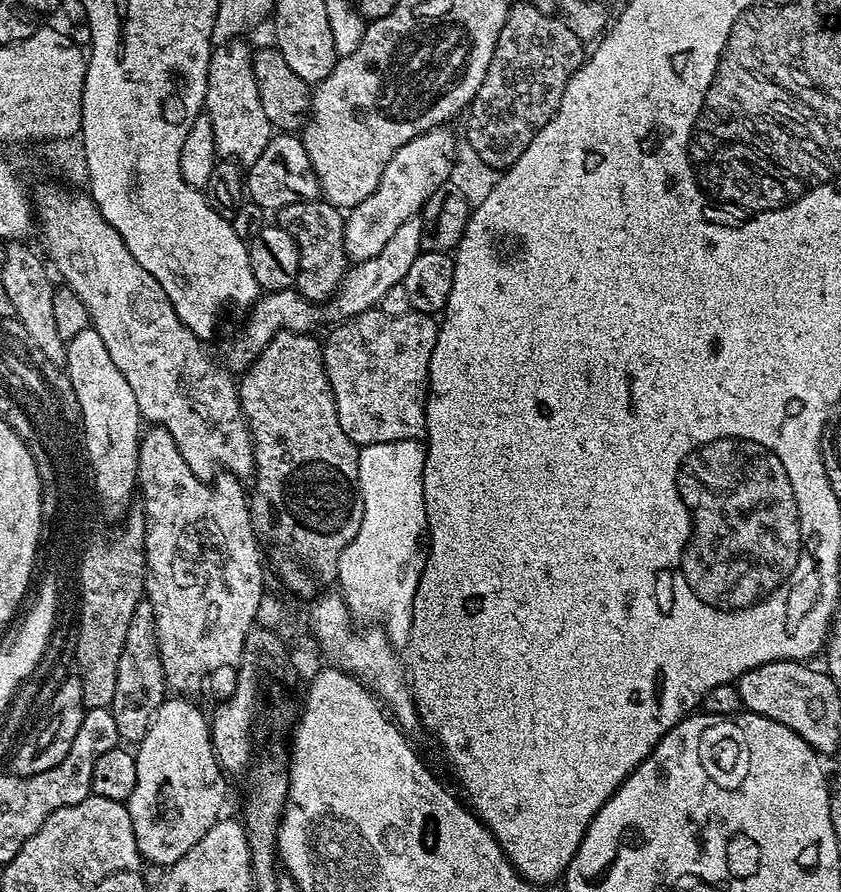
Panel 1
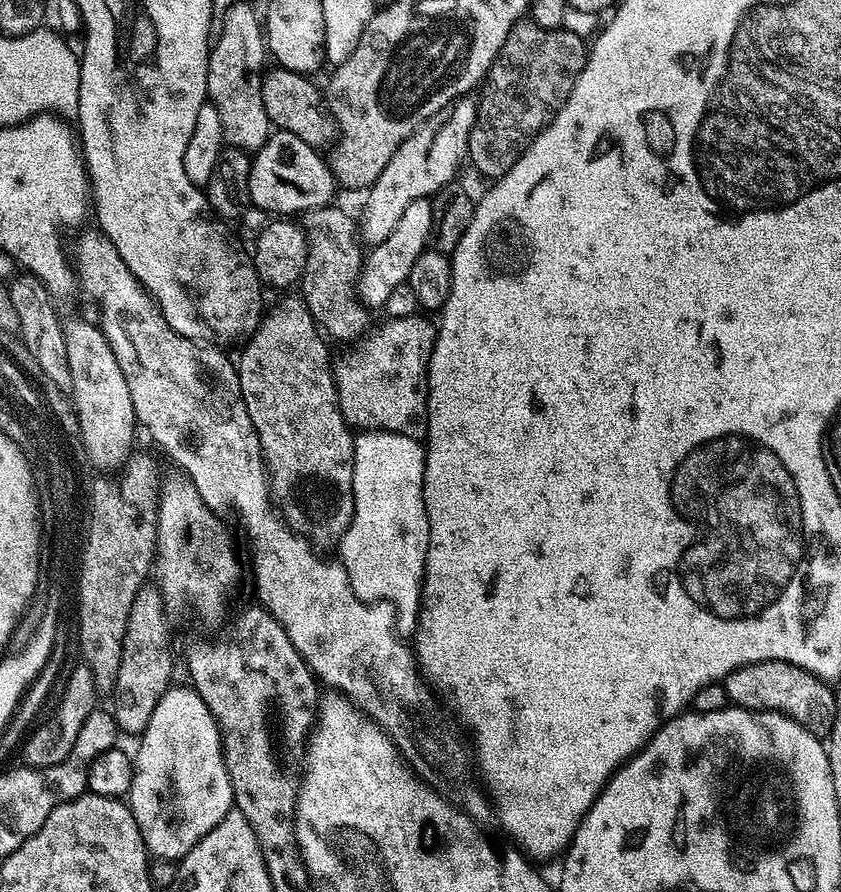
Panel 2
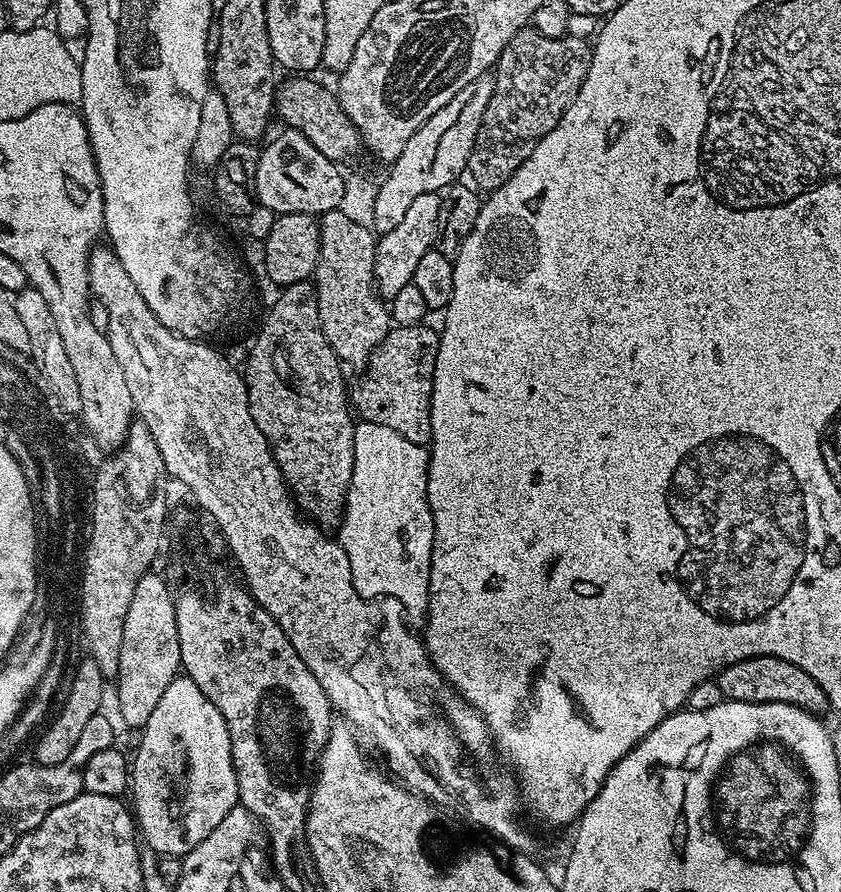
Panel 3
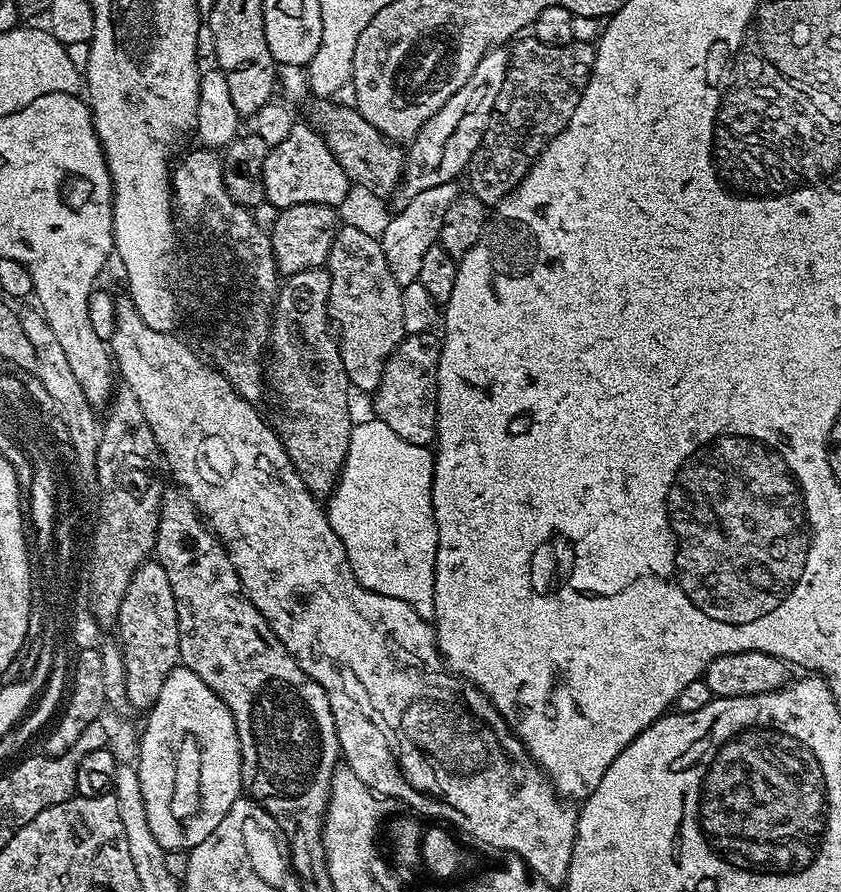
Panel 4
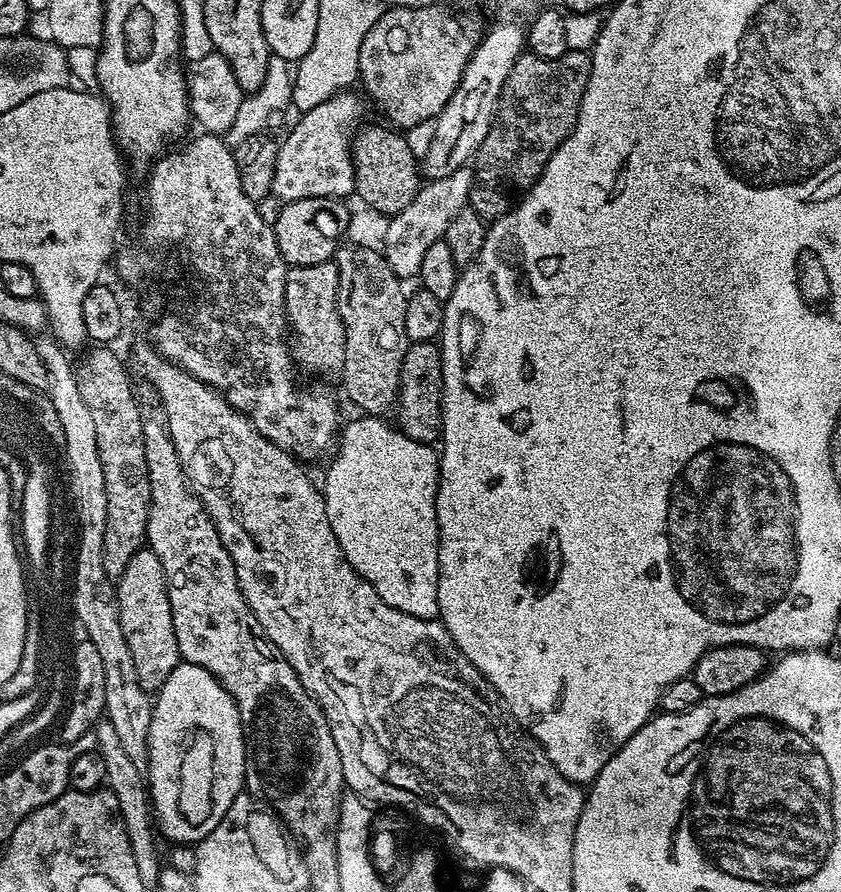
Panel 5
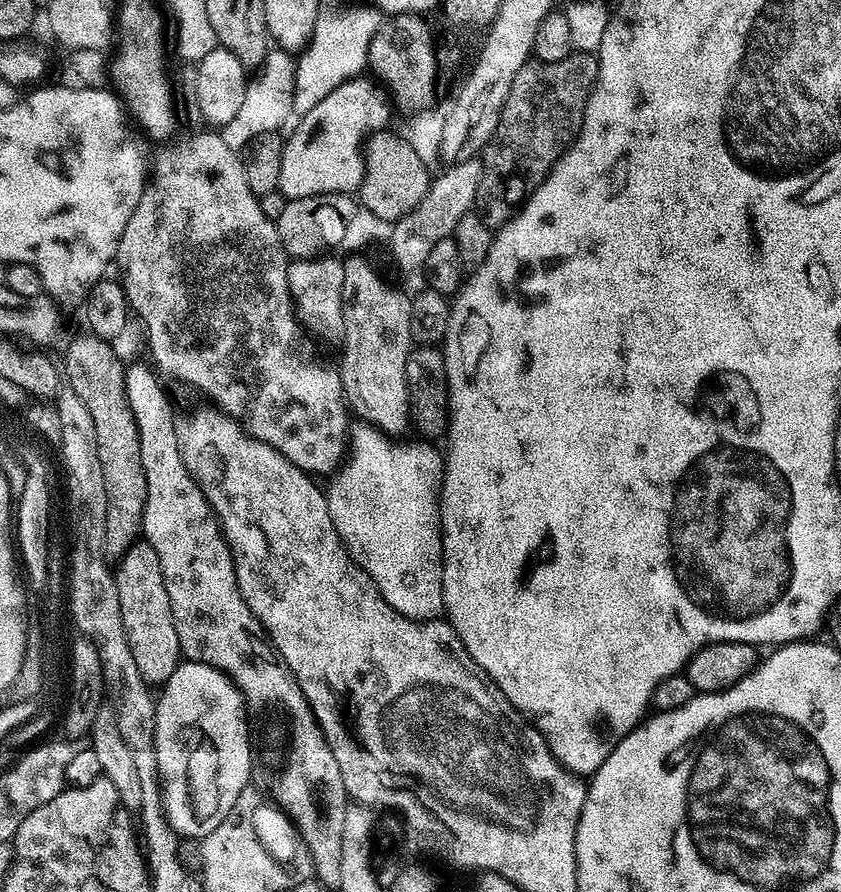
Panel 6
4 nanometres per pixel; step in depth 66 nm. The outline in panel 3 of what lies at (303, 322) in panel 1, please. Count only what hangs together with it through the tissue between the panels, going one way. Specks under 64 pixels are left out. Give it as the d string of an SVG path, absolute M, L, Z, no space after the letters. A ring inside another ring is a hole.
M431 192L422 194L422 198L414 198L410 202L410 210L406 210L406 215L394 230L383 233L376 242L376 279L378 292L381 297L390 298L412 282L414 270L418 267L418 261L422 254L433 251L438 240L440 223L438 214L440 213L441 193Z

